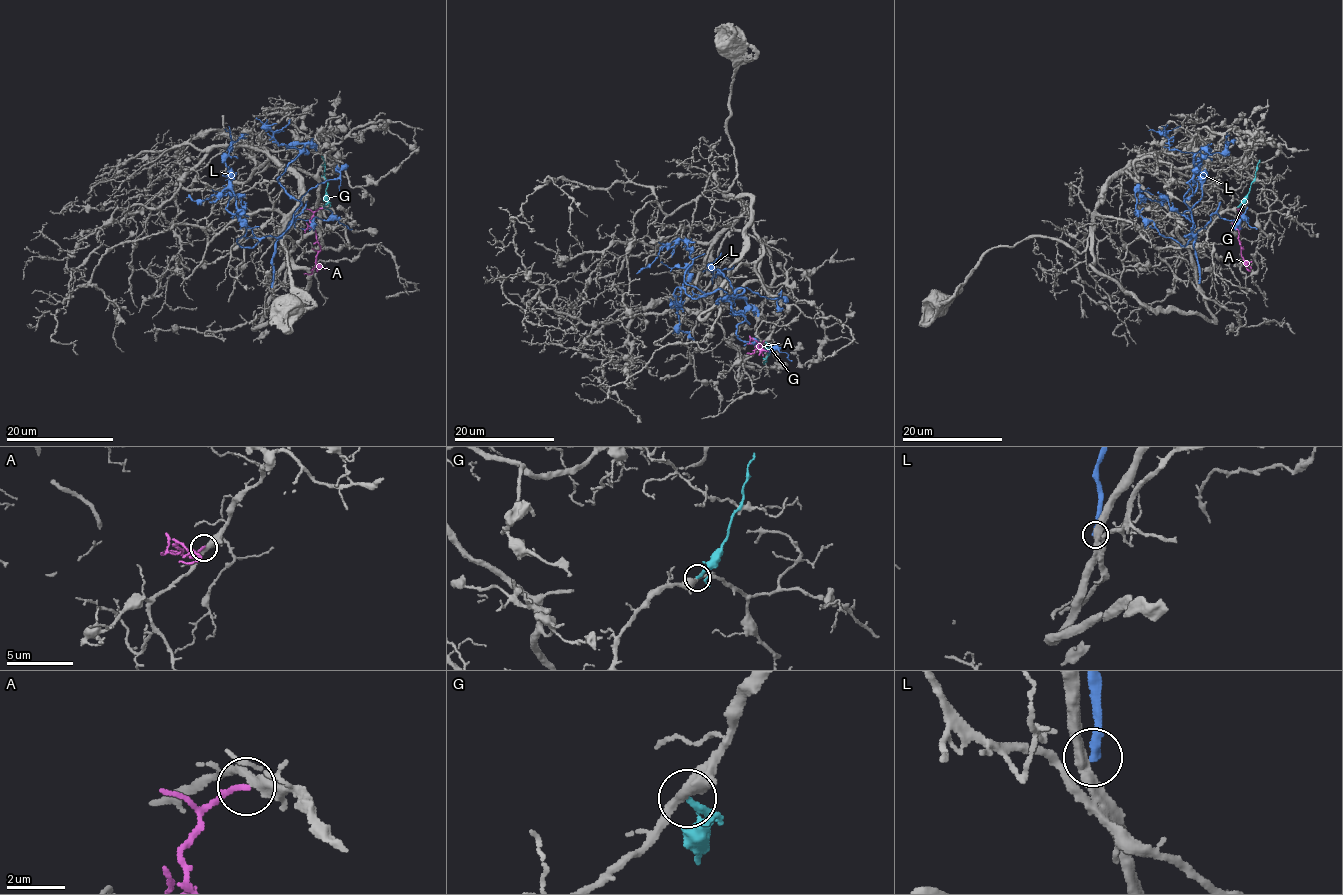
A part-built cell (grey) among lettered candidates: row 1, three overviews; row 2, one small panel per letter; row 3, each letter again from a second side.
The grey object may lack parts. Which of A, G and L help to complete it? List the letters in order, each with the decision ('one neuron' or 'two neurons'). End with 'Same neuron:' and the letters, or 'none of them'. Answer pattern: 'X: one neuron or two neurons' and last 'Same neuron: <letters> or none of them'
A: one neuron
G: two neurons
L: two neurons
Same neuron: A

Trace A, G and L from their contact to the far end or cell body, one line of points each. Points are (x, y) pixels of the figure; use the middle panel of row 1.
A: (763, 341), (757, 343), (752, 340), (762, 345), (752, 354), (747, 352)
G: (766, 342), (768, 355), (763, 364)
L: (716, 303), (725, 294), (722, 289), (706, 293), (684, 280), (693, 263), (681, 239), (664, 245), (636, 273)

